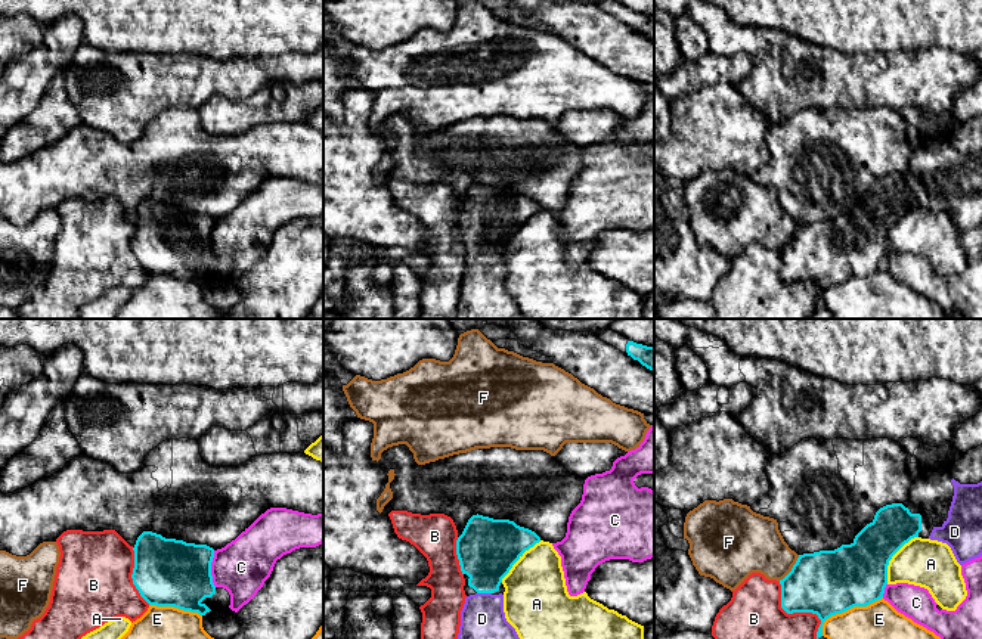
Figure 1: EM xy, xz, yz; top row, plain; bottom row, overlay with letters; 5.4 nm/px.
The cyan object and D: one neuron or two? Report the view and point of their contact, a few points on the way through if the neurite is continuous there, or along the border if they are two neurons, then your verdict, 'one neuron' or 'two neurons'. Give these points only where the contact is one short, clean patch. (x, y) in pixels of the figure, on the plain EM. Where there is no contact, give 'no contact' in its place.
meets cyan in xz at (485, 261); runs through xz (488, 217), (485, 261), (485, 307); one neuron

